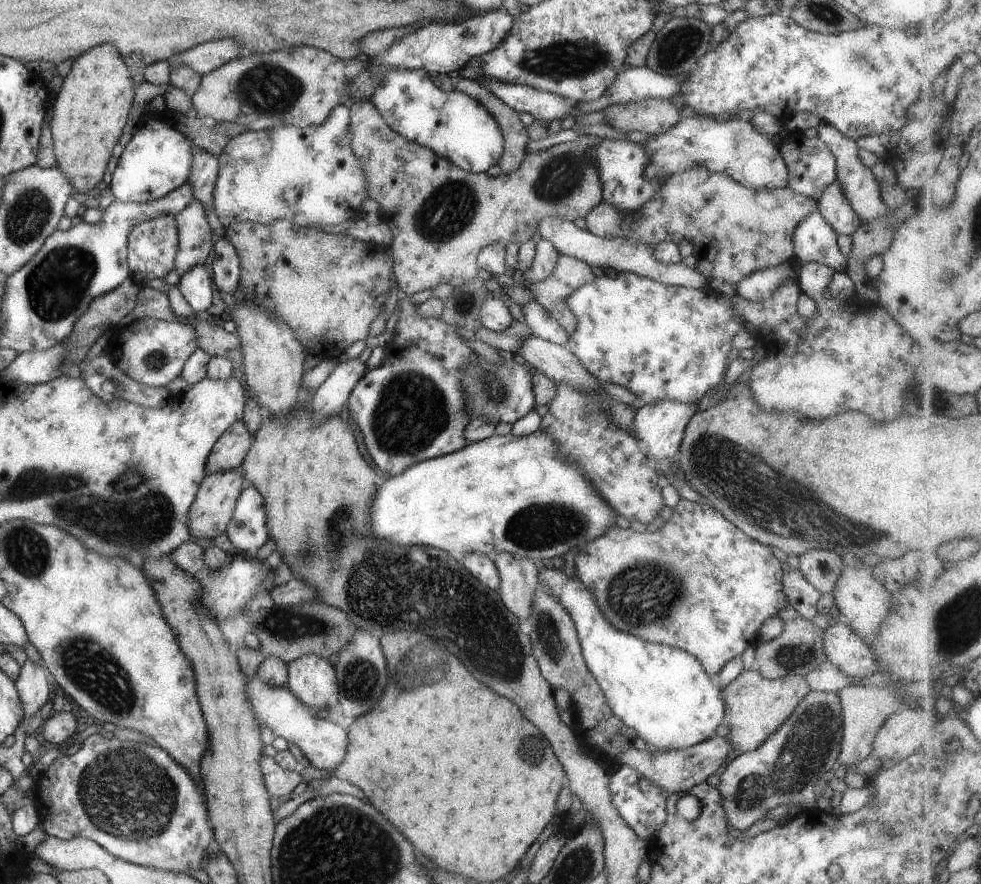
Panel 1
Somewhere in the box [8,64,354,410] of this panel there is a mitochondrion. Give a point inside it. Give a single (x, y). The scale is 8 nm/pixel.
(54, 287)

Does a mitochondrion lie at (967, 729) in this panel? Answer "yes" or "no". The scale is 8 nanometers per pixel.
no

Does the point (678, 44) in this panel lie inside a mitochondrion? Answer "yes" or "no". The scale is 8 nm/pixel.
yes

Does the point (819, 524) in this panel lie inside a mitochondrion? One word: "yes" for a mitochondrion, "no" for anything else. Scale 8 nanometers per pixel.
yes

